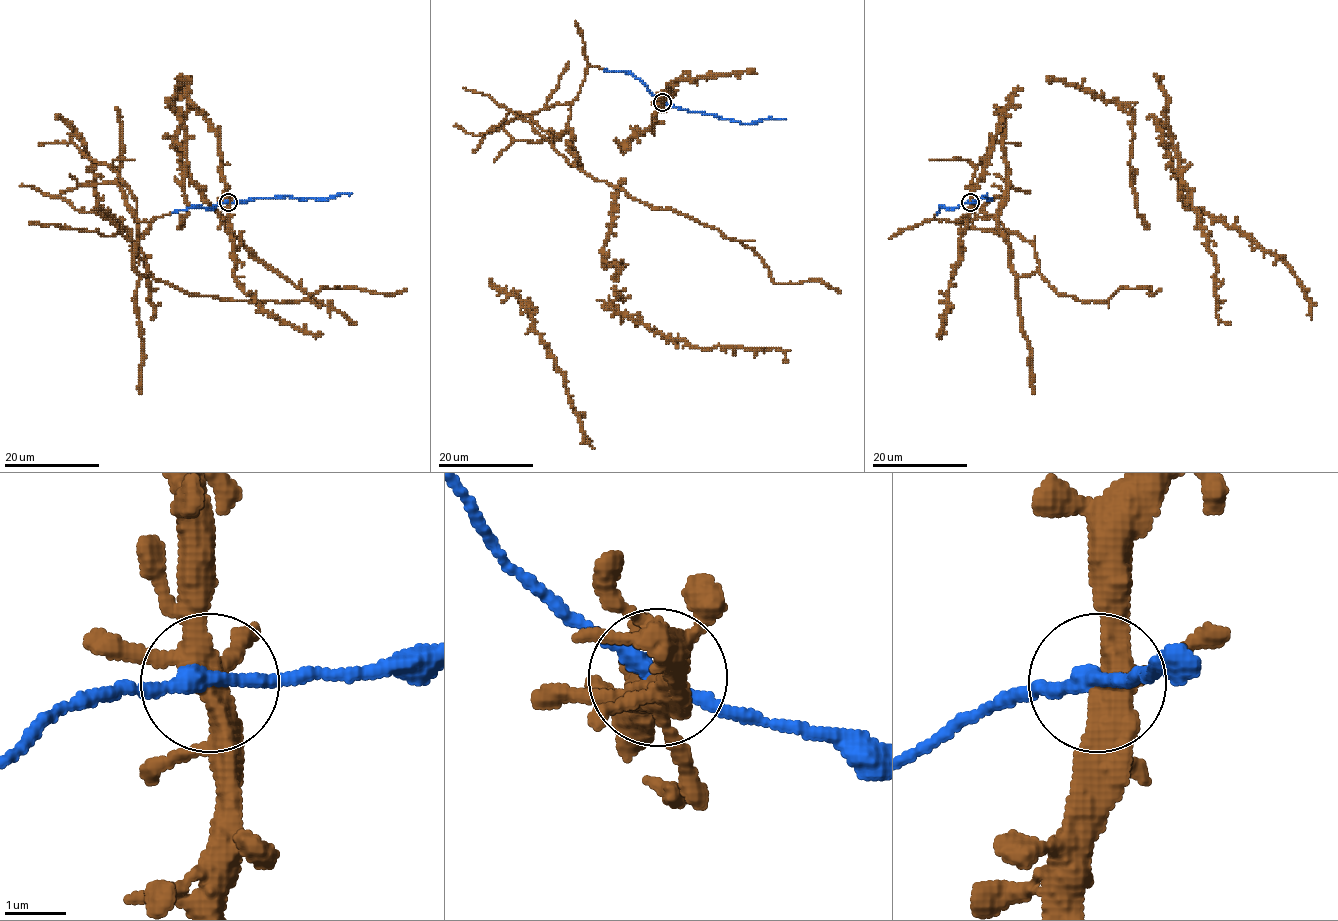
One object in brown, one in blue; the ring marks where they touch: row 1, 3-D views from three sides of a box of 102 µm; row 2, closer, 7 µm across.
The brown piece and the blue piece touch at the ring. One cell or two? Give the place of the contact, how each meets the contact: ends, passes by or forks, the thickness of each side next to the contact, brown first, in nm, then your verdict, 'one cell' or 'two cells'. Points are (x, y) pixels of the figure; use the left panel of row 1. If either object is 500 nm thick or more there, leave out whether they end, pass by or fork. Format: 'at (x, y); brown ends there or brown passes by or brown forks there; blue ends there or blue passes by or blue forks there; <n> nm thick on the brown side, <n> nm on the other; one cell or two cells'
at (228, 202); brown forks there; blue passes by; 400 nm thick on the brown side, 240 nm on the other; one cell

